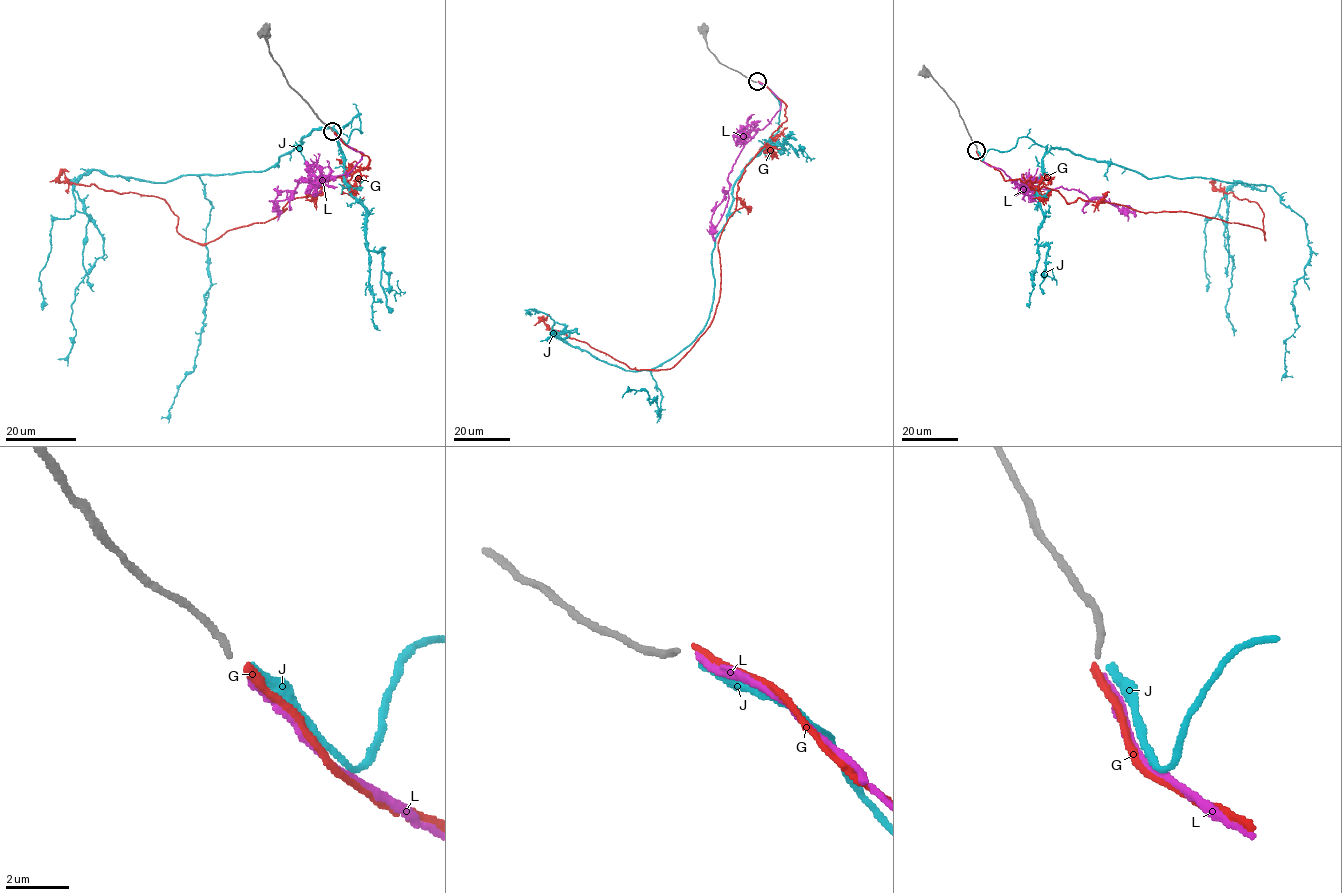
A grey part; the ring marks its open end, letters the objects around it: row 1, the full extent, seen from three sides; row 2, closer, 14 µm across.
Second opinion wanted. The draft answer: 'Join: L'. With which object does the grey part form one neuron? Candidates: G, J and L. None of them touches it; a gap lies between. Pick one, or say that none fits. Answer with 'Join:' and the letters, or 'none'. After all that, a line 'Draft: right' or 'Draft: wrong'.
Join: L
Draft: right

